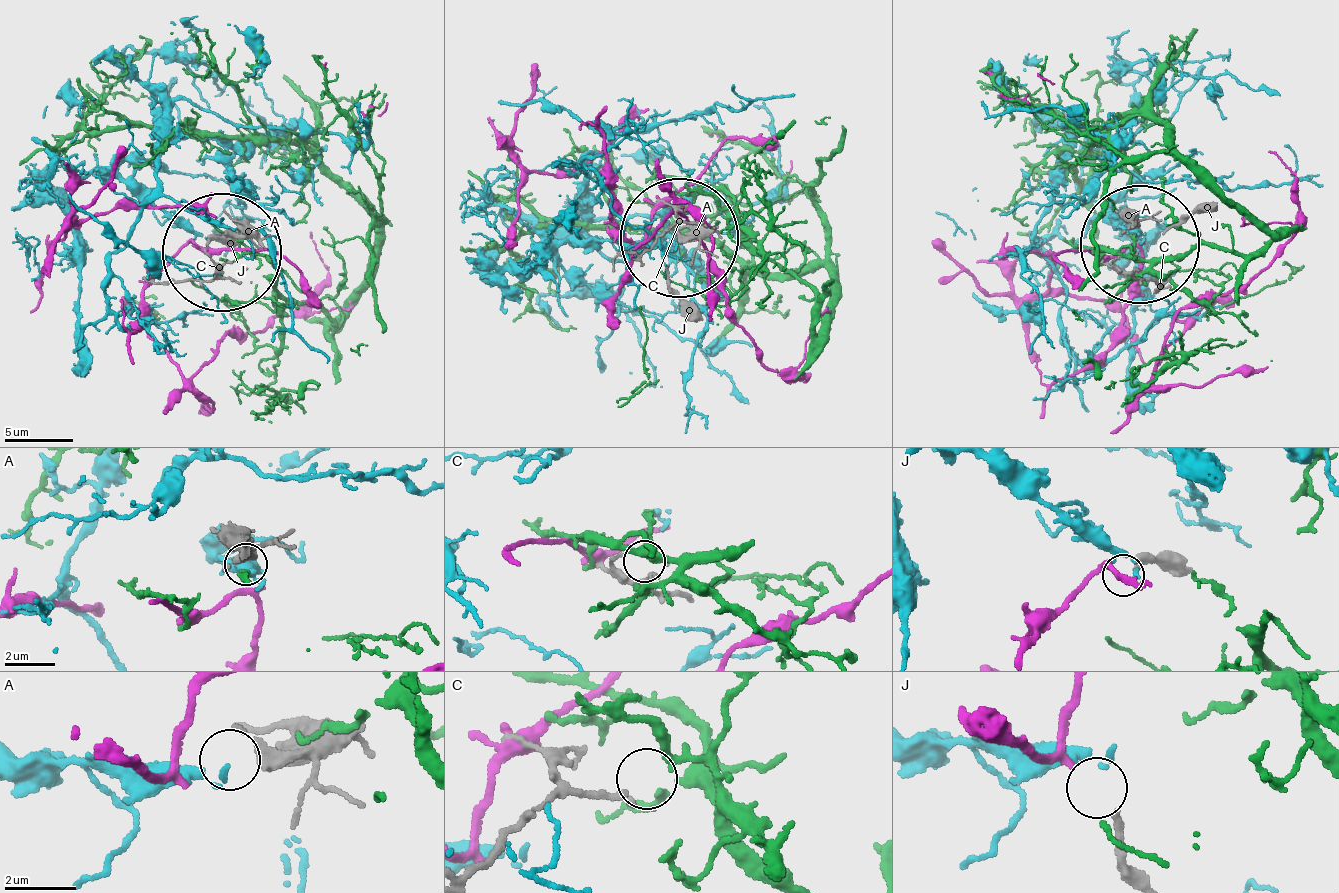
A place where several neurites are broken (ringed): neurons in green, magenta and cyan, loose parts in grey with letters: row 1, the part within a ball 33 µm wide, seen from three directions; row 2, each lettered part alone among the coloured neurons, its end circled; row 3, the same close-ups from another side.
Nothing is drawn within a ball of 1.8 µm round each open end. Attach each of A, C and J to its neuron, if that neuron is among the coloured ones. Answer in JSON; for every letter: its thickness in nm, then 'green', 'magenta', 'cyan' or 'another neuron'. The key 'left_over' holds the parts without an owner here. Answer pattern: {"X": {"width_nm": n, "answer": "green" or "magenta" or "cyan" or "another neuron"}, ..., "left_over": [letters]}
{"A": {"width_nm": 460, "answer": "cyan"}, "C": {"width_nm": 100, "answer": "green"}, "J": {"width_nm": 190, "answer": "magenta"}, "left_over": []}

